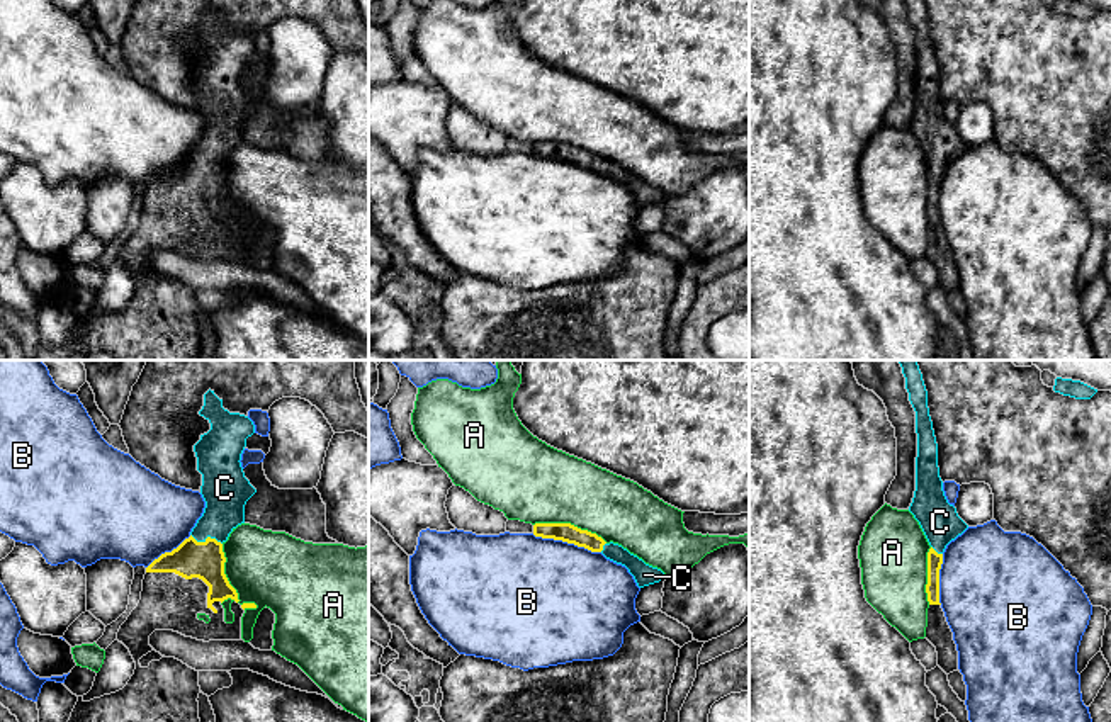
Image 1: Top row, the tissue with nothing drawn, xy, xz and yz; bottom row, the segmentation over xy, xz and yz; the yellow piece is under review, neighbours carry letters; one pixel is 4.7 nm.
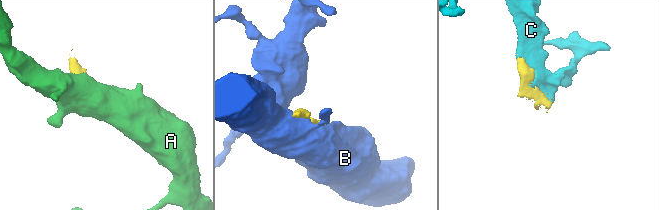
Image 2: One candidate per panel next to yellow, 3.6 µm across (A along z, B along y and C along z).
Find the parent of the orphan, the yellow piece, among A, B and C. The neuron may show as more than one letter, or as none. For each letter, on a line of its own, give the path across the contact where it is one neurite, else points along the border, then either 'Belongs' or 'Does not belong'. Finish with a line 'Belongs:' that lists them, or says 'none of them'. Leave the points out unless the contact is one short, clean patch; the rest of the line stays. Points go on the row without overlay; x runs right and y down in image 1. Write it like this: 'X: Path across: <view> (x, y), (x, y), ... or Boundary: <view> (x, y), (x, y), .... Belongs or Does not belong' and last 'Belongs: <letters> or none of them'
A: Does not belong
B: Does not belong
C: Belongs
Belongs: C

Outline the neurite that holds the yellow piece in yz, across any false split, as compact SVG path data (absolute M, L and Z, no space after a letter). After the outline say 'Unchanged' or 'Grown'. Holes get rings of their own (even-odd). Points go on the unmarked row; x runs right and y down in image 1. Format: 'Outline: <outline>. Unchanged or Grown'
Outline: M905 0L909 20L916 31L917 76L916 110L909 131L919 141L931 168L928 172L928 246L926 258L936 267L938 285L946 292L958 289L958 270L953 251L939 223L939 189L946 165L962 155L968 144L948 122L938 87L938 63L928 27L924 0Z. Grown

